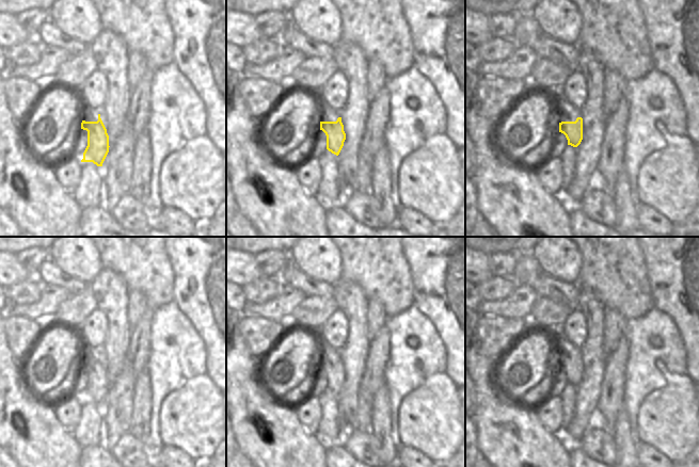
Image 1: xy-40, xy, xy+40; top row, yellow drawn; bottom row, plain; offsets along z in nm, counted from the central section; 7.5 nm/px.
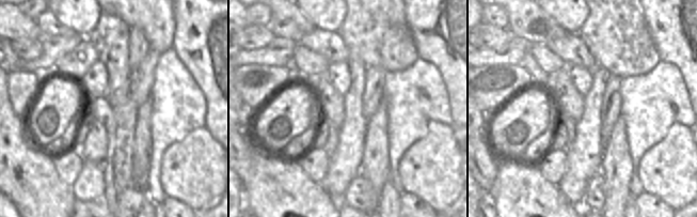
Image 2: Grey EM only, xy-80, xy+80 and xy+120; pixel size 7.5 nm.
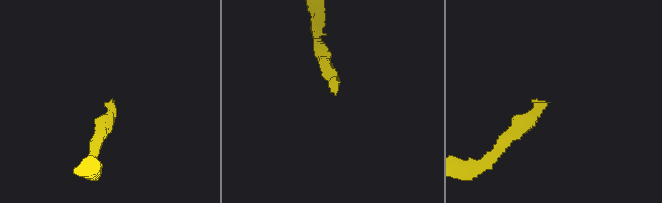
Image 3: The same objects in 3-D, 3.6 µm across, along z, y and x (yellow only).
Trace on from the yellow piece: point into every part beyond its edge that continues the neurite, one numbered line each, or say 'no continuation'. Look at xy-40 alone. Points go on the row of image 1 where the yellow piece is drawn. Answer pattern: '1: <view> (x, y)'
1: xy-40 (89, 115)

